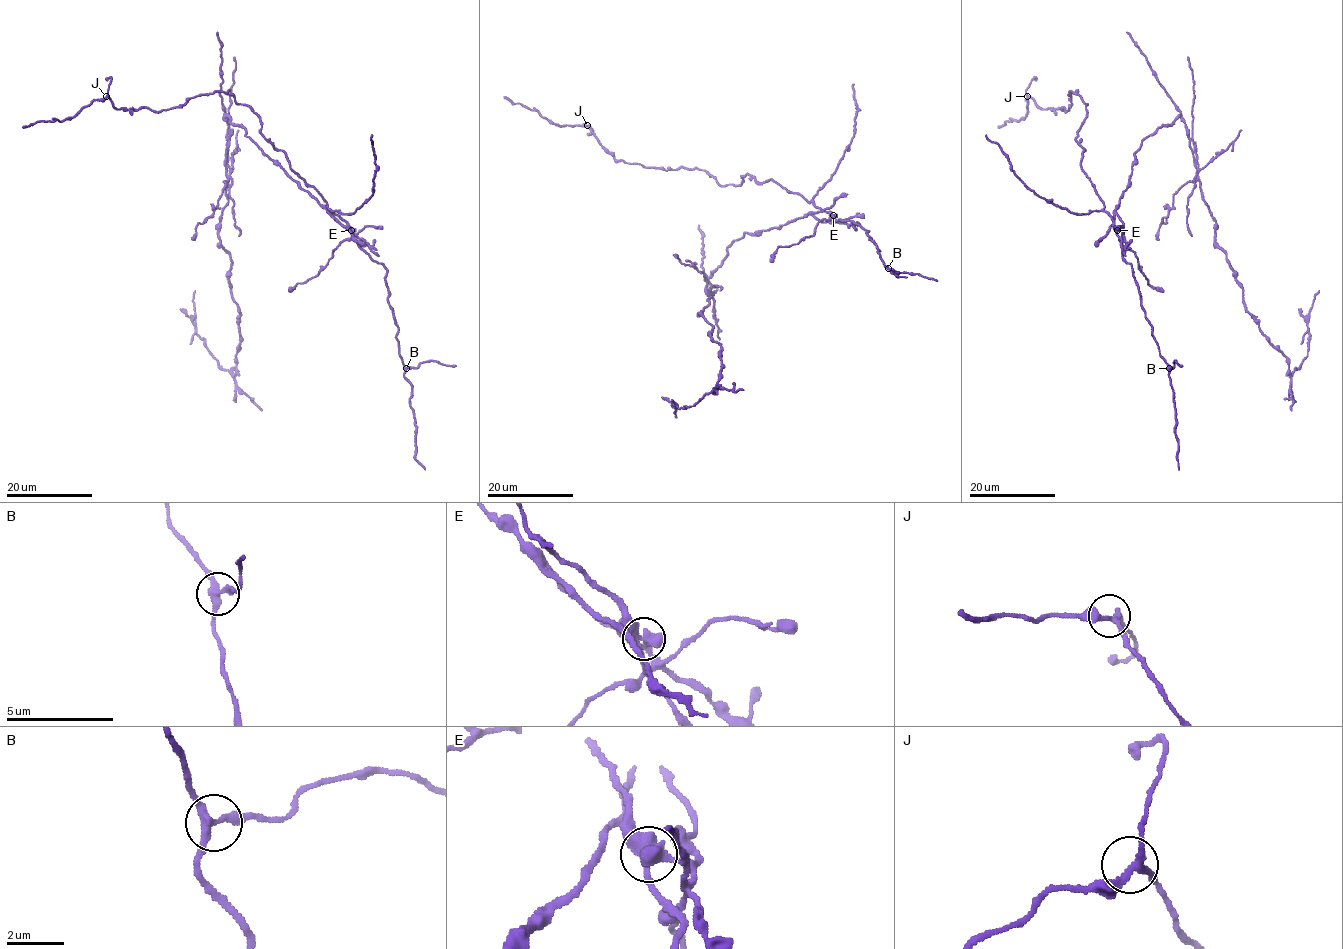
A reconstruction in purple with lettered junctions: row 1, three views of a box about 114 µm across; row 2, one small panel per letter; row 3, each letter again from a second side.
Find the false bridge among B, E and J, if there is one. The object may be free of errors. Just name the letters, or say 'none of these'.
E

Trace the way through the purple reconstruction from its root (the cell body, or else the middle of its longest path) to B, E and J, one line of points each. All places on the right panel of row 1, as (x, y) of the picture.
B: (1126, 188), (1115, 211), (1124, 226), (1122, 257), (1131, 266), (1146, 319), (1160, 355), (1169, 368)
E: (1126, 188), (1115, 211), (1124, 230), (1116, 230)
J: (1126, 188), (1120, 230), (1081, 167), (1087, 104), (1070, 92), (1067, 111), (1041, 109), (1027, 96)

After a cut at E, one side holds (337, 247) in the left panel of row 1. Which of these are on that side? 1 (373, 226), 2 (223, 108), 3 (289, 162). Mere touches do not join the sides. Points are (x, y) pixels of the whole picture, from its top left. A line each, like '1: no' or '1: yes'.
1: yes
2: yes
3: no

